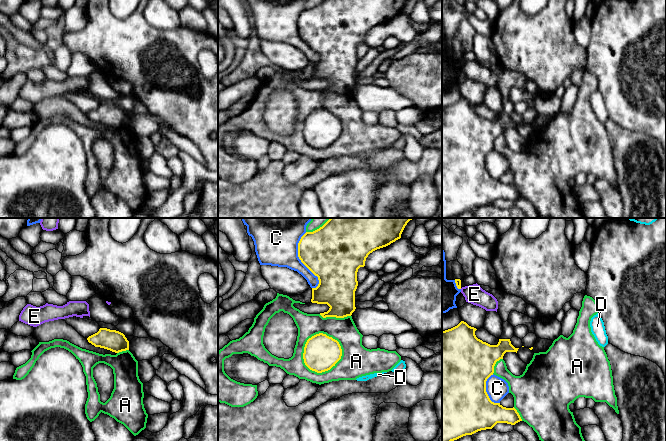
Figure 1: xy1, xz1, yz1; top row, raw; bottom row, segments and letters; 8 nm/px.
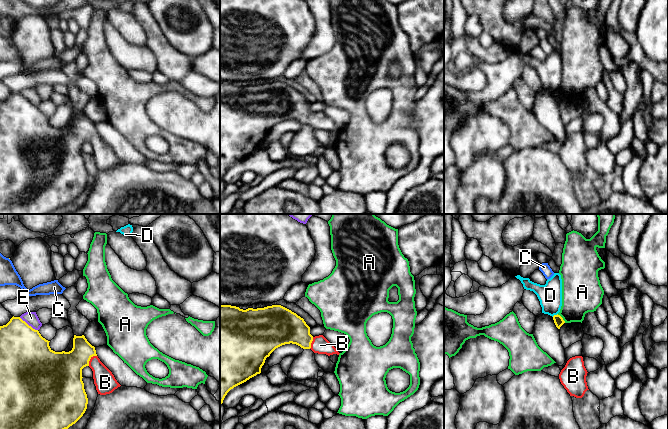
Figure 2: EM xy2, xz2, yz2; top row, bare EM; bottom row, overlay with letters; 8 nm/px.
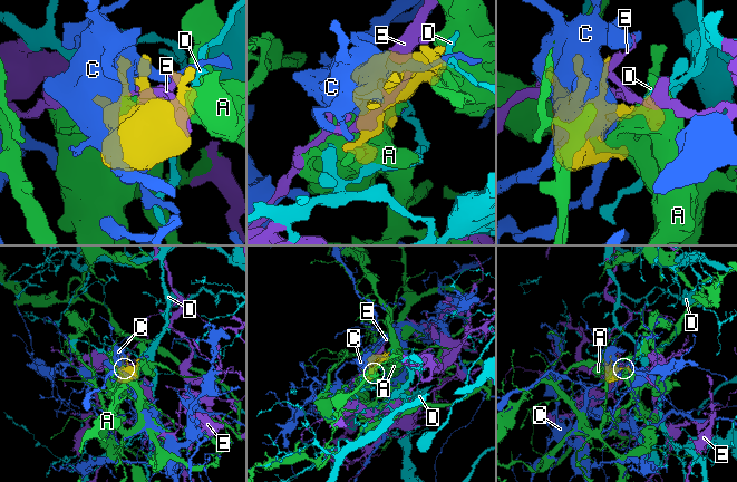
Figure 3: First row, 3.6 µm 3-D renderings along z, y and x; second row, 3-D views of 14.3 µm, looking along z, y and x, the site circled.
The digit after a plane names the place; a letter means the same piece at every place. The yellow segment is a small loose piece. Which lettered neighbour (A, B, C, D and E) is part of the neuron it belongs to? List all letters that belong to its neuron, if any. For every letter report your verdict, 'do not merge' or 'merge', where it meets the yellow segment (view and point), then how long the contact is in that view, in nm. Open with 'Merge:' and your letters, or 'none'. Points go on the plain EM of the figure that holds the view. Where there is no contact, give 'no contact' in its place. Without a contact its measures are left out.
Merge: B
A: do not merge | xz1 (326, 146) | 340 nm
B: merge | xy2 (90, 134) | 110 nm
C: do not merge | xz1 (300, 35) | 460 nm
D: do not merge | yz2 (554, 91) | 50 nm
E: do not merge | xy2 (27, 100) | 190 nm

